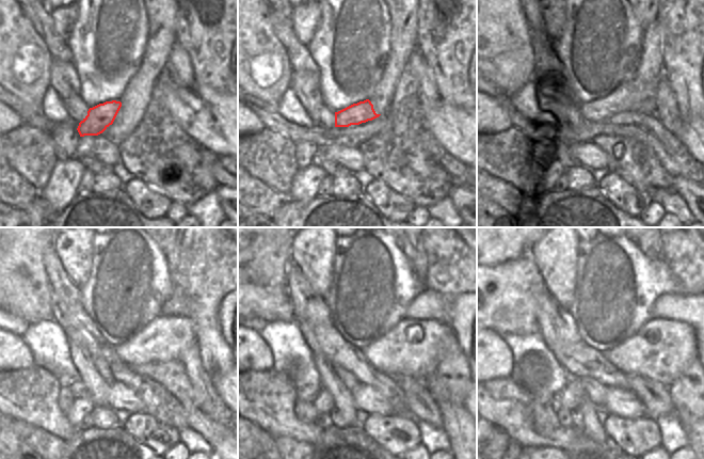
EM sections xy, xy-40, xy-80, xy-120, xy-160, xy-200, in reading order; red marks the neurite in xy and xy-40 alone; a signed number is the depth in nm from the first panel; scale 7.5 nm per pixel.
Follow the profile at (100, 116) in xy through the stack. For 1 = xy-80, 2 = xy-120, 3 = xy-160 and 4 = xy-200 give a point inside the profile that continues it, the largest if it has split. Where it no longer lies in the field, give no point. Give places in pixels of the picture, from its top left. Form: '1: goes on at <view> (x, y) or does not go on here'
1: goes on at xy-80 (627, 97)
2: goes on at xy-120 (164, 338)
3: goes on at xy-160 (413, 348)
4: goes on at xy-200 (661, 350)

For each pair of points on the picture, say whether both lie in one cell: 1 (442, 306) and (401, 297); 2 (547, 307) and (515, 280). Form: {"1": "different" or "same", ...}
{"1": "different", "2": "different"}

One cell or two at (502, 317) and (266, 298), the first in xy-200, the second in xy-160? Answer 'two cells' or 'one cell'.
one cell

